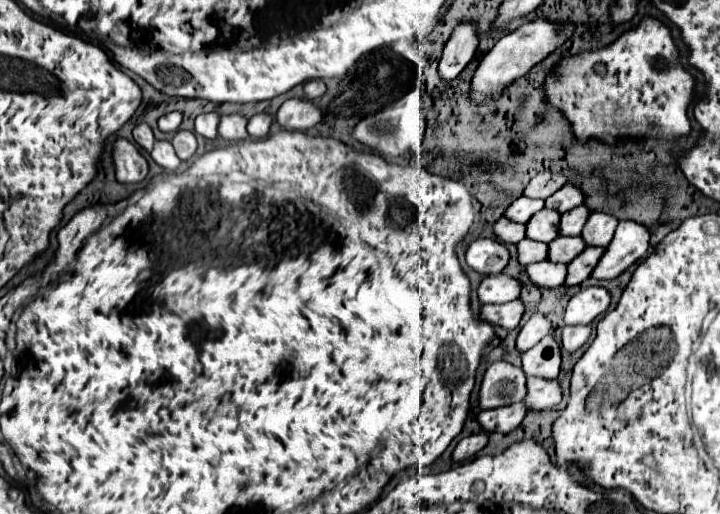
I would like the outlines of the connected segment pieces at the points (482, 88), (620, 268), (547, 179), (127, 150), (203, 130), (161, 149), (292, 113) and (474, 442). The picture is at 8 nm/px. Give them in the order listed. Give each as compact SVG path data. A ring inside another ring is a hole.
M537 19L537 21L521 25L519 29L503 35L495 43L495 47L479 61L479 65L475 69L475 75L473 75L471 87L469 87L471 103L475 107L481 107L487 101L501 99L507 93L509 85L513 85L519 77L523 77L533 65L543 61L551 51L555 51L571 35L571 31L573 31L571 25L565 25L563 29L559 29L543 19Z
M619 221L613 241L605 249L605 255L599 259L591 277L597 281L615 279L635 261L639 261L649 247L649 231L643 225L633 221Z
M539 173L537 177L533 177L529 181L523 195L531 197L531 199L547 199L555 191L559 191L565 183L567 183L567 179L559 173Z
M117 139L113 149L113 161L115 161L115 175L119 183L141 183L147 177L147 161L139 153L139 149L125 141Z
M203 113L195 117L195 133L203 135L205 139L215 139L217 137L217 113Z
M157 141L155 149L151 151L151 157L157 165L161 165L165 171L177 171L181 159L175 155L173 145L169 141Z
M287 99L277 115L277 123L287 131L307 131L321 121L321 111L305 99Z
M477 433L477 435L469 435L465 439L461 439L457 443L457 447L453 449L453 463L461 463L471 459L473 455L477 455L483 447L487 445L487 433Z

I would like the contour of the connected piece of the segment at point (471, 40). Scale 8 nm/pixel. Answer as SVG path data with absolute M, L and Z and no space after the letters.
M461 23L455 27L451 39L445 45L443 57L439 61L439 77L443 83L453 81L465 69L465 65L475 55L477 43L479 39L475 35L473 23Z

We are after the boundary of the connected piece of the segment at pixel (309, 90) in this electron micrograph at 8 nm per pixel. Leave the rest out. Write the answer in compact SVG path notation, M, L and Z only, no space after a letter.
M307 81L303 85L303 93L305 93L305 99L321 97L325 93L325 83L323 81Z

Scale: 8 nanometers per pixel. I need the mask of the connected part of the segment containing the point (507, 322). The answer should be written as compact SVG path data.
M519 299L503 303L503 305L483 305L479 313L481 321L487 321L491 325L499 325L503 329L515 329L523 317L523 303Z

